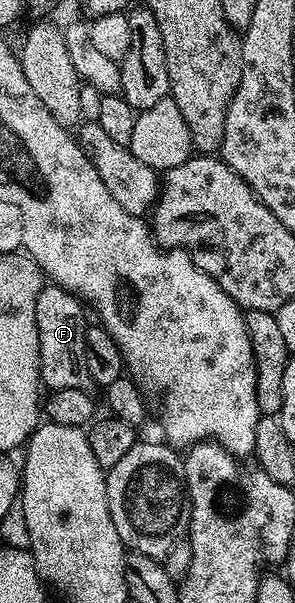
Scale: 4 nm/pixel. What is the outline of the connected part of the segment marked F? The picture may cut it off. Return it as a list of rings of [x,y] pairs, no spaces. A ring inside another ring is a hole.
[[[55,283],[45,284],[36,300],[36,326],[40,348],[40,379],[48,391],[74,387],[91,390],[90,371],[86,368],[86,331],[89,318],[84,318],[85,306],[79,297],[67,293]]]

